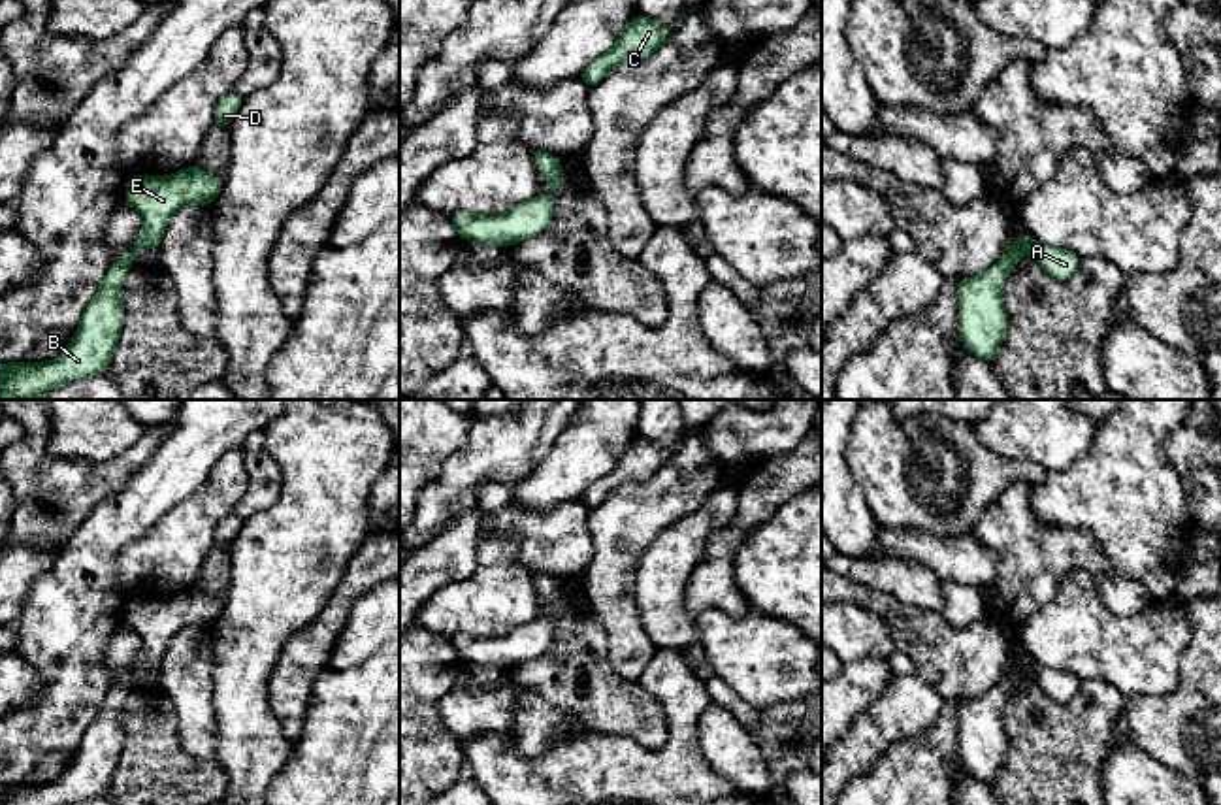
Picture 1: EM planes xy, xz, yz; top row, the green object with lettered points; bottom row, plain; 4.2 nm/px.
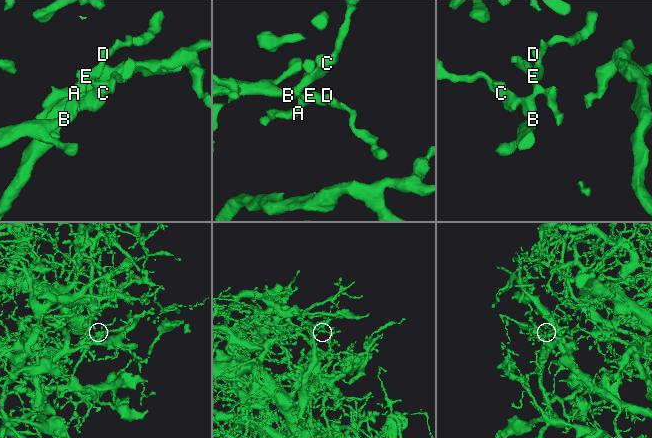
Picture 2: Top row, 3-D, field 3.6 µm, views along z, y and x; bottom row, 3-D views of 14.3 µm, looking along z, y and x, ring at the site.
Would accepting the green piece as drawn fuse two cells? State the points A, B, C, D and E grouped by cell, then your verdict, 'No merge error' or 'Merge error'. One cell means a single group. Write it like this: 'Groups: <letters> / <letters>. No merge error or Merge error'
Groups: A B C D E. No merge error

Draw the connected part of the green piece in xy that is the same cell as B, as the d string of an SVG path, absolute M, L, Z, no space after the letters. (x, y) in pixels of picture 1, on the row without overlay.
M196 584L168 600L128 598L124 622L143 641L139 660L109 688L62 777L38 786L0 786L0 805L72 805L107 796L124 745L121 711L126 694L136 688L132 675L158 671L170 639L187 626L211 628L222 607Z

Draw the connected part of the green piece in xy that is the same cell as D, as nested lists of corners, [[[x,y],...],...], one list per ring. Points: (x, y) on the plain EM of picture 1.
[[[228,515],[226,518],[222,518],[219,524],[217,524],[217,530],[213,534],[213,541],[217,545],[222,545],[226,549],[232,547],[237,532],[243,528],[245,520],[239,518],[237,515]]]

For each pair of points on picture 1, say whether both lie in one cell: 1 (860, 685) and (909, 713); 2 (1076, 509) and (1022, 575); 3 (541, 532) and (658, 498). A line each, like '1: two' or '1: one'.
1: two
2: two
3: two

